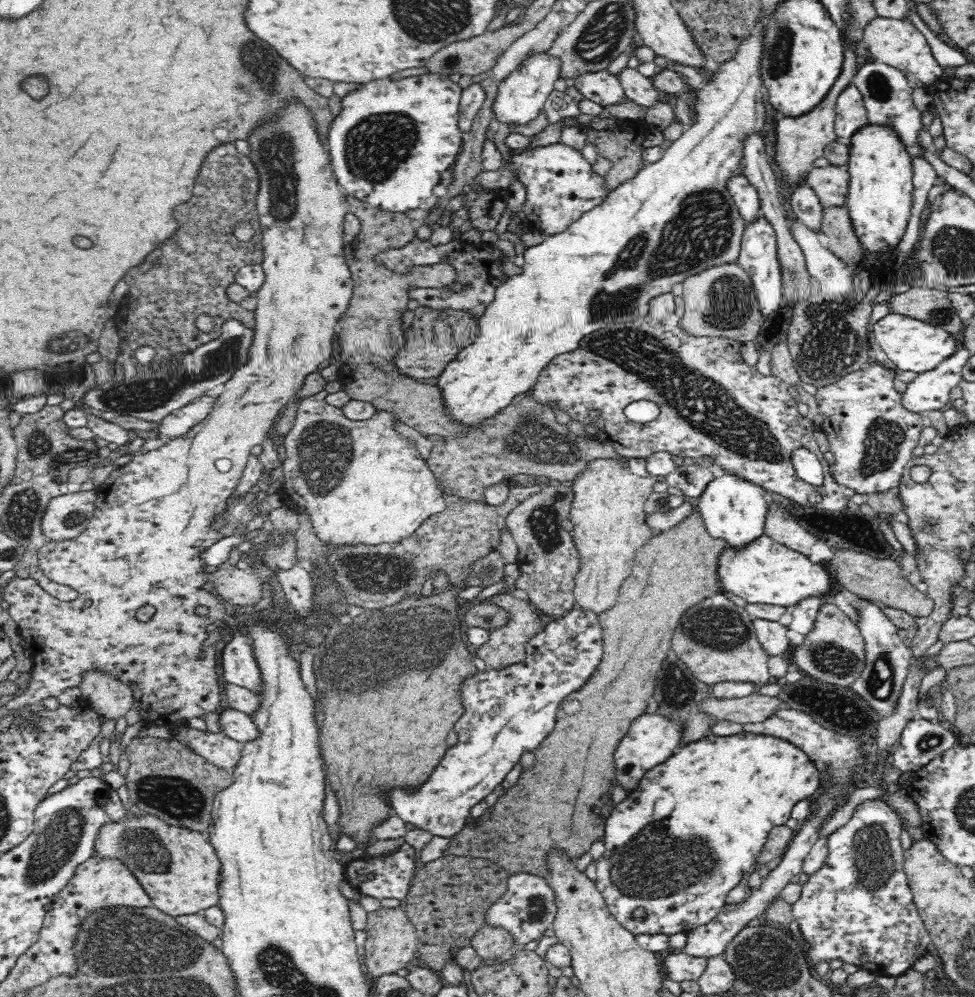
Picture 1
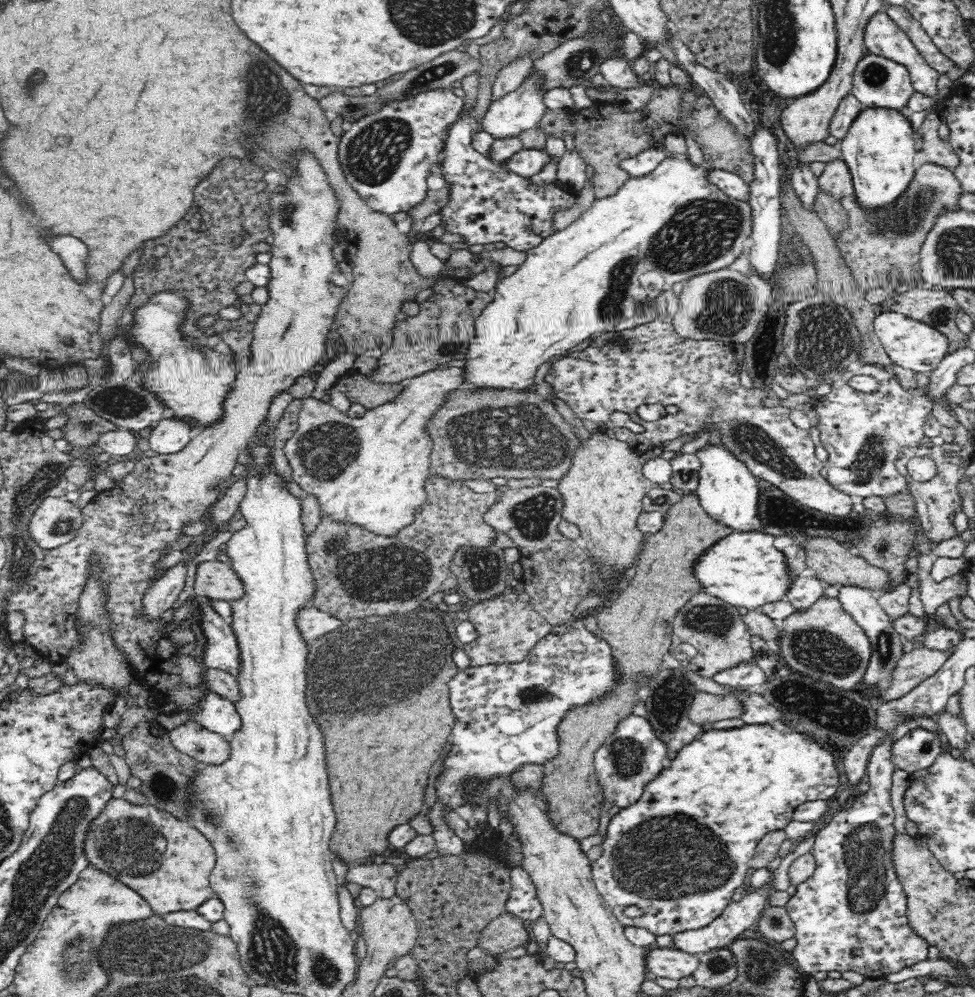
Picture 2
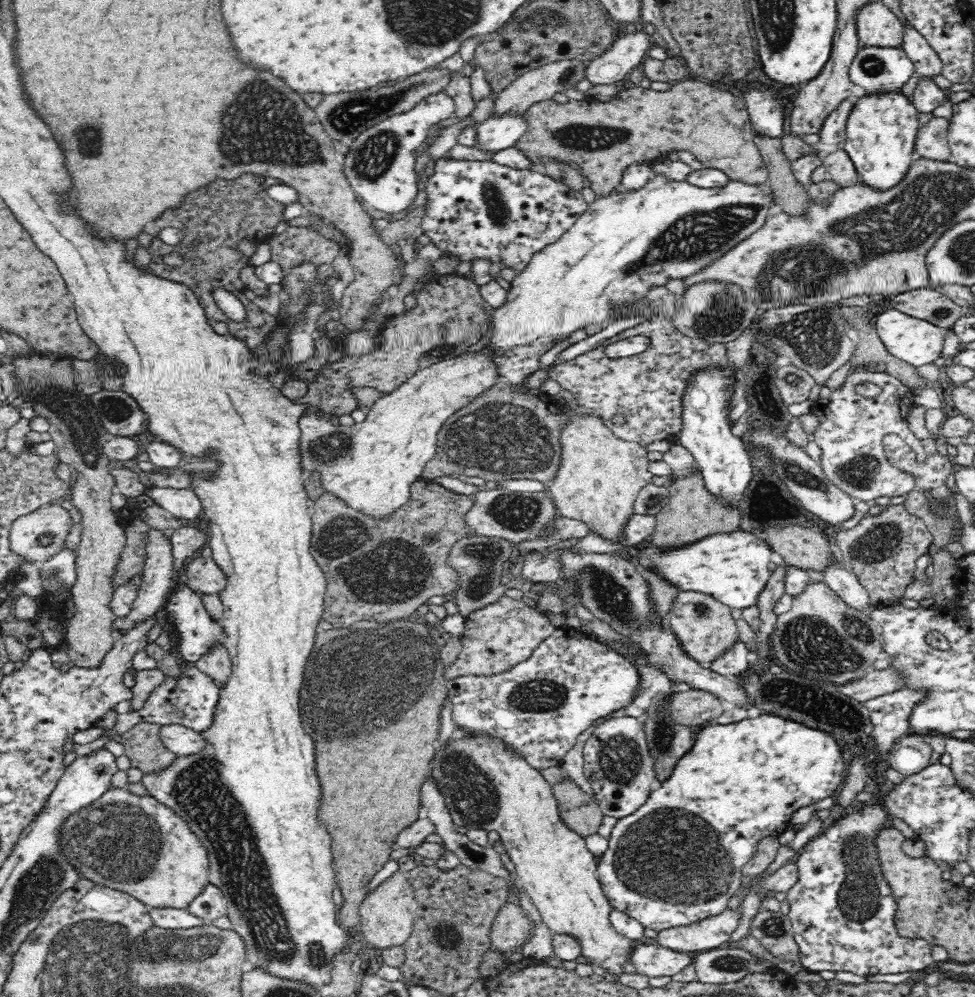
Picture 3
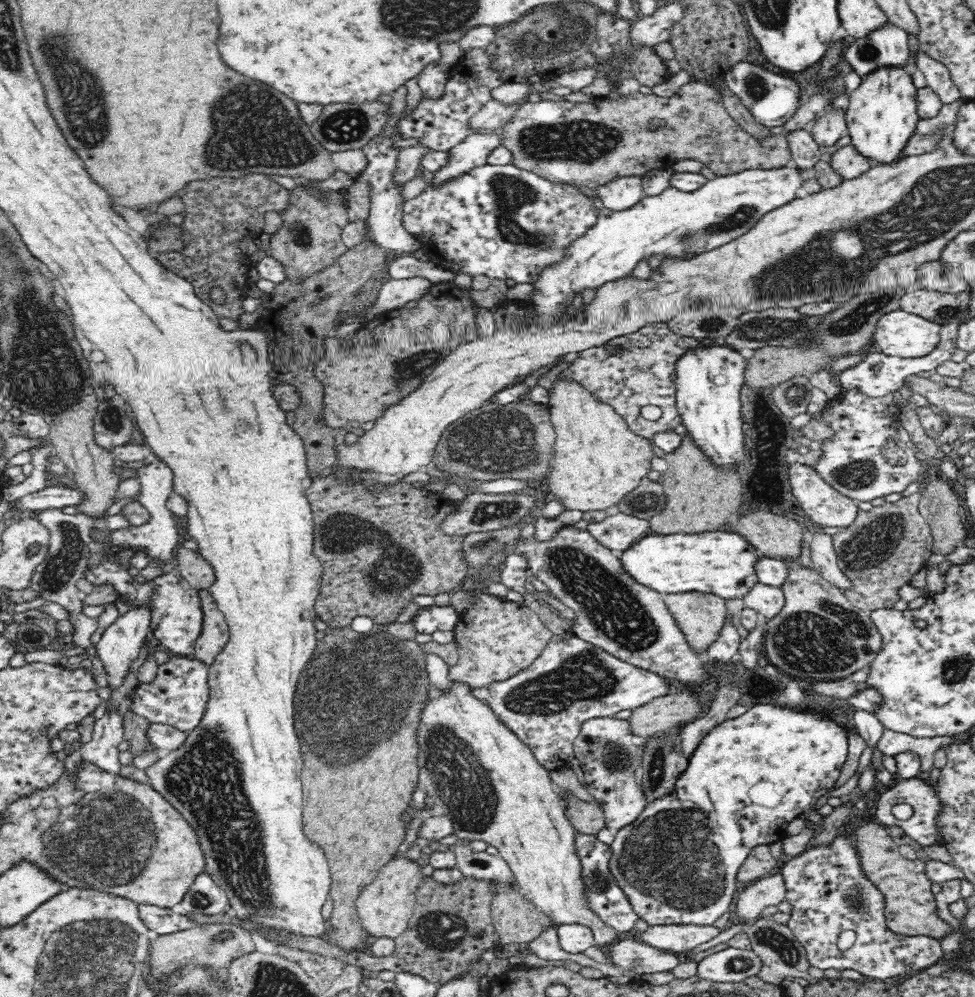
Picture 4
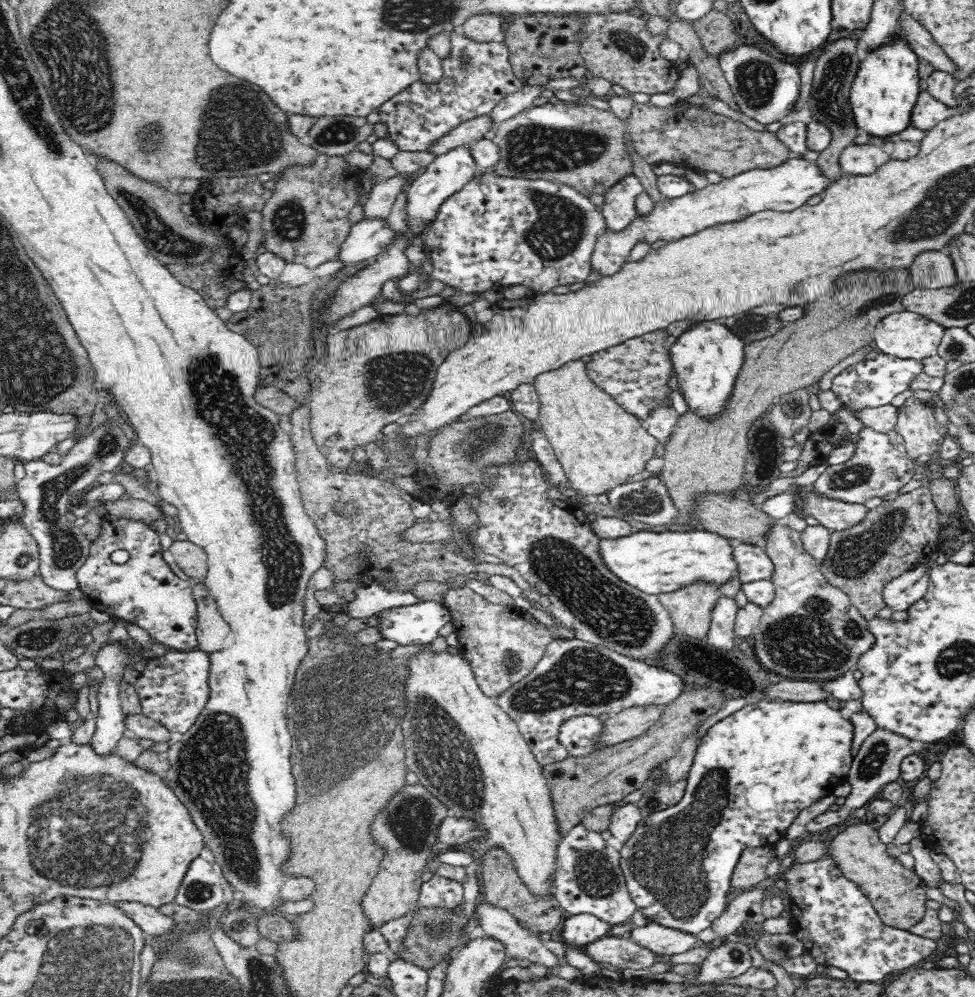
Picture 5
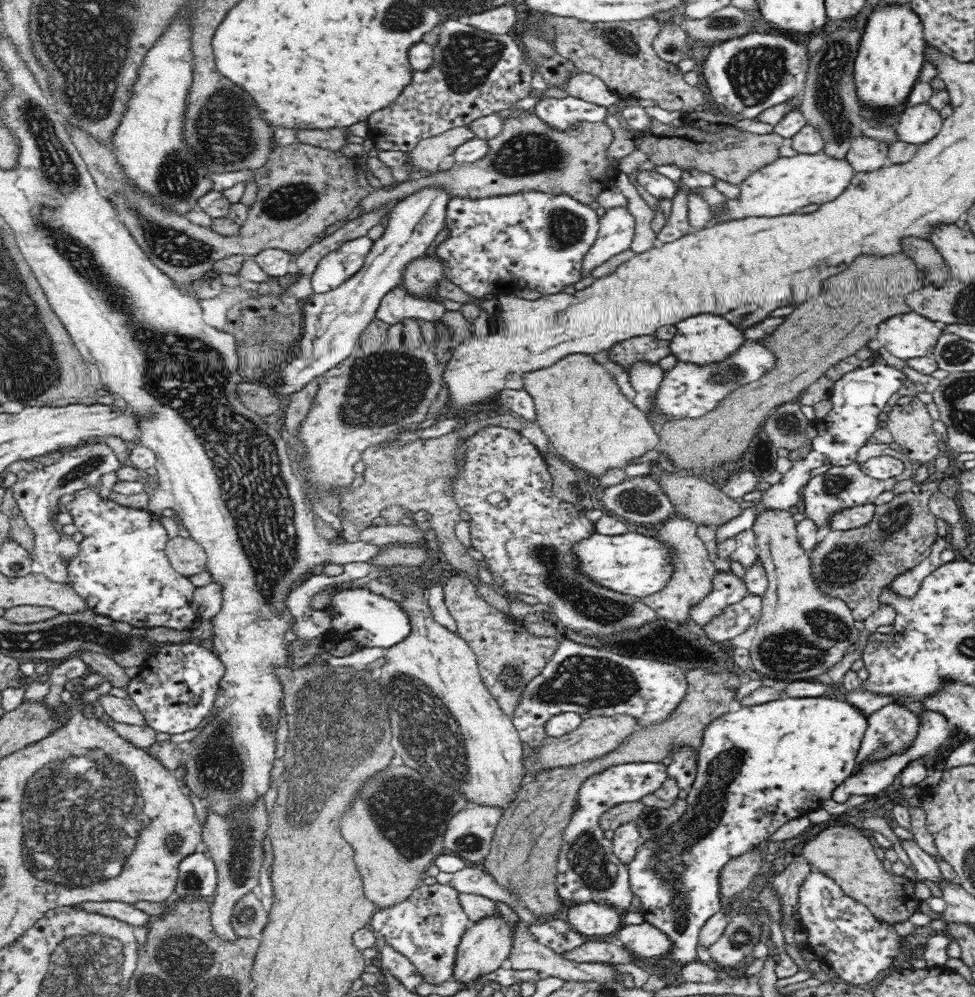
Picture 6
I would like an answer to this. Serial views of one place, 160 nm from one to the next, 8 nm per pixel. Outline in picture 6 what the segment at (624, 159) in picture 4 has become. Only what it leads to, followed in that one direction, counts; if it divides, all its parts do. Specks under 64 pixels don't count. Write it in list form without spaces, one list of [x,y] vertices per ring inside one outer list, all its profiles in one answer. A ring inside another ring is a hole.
[[[531,113],[526,114],[526,116],[514,116],[514,118],[505,118],[503,122],[502,132],[497,134],[492,140],[488,141],[488,154],[483,159],[476,161],[474,163],[456,163],[454,164],[449,170],[445,171],[437,171],[435,174],[426,177],[413,177],[410,178],[408,181],[402,183],[395,183],[393,186],[389,188],[384,188],[384,190],[374,190],[366,200],[362,200],[360,202],[360,207],[362,207],[363,213],[363,204],[364,210],[368,210],[368,208],[372,208],[372,206],[382,206],[382,204],[387,204],[390,201],[397,200],[404,198],[406,196],[410,196],[410,194],[414,194],[414,192],[418,192],[418,190],[422,190],[424,186],[443,186],[445,190],[449,193],[451,197],[457,195],[464,195],[464,196],[471,196],[472,198],[476,197],[488,197],[490,195],[500,195],[500,194],[514,194],[517,191],[524,191],[524,190],[538,190],[538,191],[548,191],[552,194],[570,194],[575,200],[579,202],[590,204],[593,201],[597,201],[600,193],[610,188],[611,186],[615,185],[615,180],[618,179],[620,176],[620,164],[618,163],[618,159],[610,156],[610,148],[612,142],[614,142],[615,134],[612,131],[612,127],[608,125],[608,123],[604,121],[578,121],[577,123],[573,123],[572,125],[568,126],[567,129],[558,129],[555,126],[548,124],[548,122],[544,121],[543,118],[540,118],[539,115]],[[688,114],[680,126],[666,126],[660,120],[650,117],[647,127],[636,135],[640,152],[651,156],[649,160],[652,164],[676,164],[681,169],[700,170],[731,185],[740,185],[740,182],[744,182],[755,170],[778,160],[780,148],[784,144],[784,138],[774,132],[757,135],[734,126],[726,126],[718,131],[706,131],[694,121],[690,121]]]

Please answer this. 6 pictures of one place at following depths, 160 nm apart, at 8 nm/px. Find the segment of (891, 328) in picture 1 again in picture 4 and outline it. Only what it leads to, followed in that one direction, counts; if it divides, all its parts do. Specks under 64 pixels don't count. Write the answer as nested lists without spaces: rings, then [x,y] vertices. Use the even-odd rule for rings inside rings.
[[[894,310],[880,318],[872,336],[886,356],[922,358],[938,346],[940,330],[936,322]]]

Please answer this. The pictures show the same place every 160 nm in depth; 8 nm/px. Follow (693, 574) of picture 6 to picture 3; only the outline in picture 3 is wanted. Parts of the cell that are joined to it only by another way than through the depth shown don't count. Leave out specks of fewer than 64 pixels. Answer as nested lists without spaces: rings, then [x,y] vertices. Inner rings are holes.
[[[683,590],[665,620],[669,630],[675,634],[682,653],[702,666],[708,667],[717,662],[739,640],[737,620],[732,617],[730,607],[709,594]]]

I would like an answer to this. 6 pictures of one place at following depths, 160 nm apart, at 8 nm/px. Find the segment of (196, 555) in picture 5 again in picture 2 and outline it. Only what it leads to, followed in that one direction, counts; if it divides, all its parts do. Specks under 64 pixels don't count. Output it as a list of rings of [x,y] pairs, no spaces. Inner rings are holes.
[[[204,561],[198,565],[192,596],[206,600],[239,601],[244,598],[244,581],[226,562]]]

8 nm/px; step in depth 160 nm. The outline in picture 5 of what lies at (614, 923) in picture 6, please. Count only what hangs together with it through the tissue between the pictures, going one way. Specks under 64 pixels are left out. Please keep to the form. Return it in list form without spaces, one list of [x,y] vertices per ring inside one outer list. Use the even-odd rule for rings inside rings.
[[[590,914],[568,915],[562,926],[565,946],[584,948],[607,936],[610,925]]]

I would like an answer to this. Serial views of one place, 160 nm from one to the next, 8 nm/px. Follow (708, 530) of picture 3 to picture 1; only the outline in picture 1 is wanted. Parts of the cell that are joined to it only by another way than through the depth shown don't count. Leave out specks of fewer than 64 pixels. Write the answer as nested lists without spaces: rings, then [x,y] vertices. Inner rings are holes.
[[[699,513],[690,514],[674,528],[655,533],[639,548],[632,574],[620,587],[616,604],[598,616],[603,630],[600,664],[580,690],[568,694],[560,702],[554,729],[533,750],[536,756],[534,764],[526,768],[526,774],[522,774],[514,787],[504,792],[504,796],[492,806],[486,822],[474,819],[453,834],[446,849],[448,855],[490,860],[502,866],[509,876],[528,873],[548,880],[551,874],[548,858],[552,853],[570,854],[568,857],[576,863],[582,854],[590,852],[594,842],[602,840],[605,820],[614,808],[611,792],[616,784],[616,748],[636,718],[646,714],[648,708],[645,706],[655,694],[656,674],[671,648],[674,631],[684,612],[697,602],[722,591],[719,560],[725,549],[724,542],[709,536]]]

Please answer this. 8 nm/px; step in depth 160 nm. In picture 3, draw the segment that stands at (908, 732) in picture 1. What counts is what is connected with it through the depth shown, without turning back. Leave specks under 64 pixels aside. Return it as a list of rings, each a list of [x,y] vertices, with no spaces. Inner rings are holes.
[[[907,733],[894,745],[888,756],[890,768],[902,773],[905,777],[916,774],[930,766],[932,745],[926,736]]]

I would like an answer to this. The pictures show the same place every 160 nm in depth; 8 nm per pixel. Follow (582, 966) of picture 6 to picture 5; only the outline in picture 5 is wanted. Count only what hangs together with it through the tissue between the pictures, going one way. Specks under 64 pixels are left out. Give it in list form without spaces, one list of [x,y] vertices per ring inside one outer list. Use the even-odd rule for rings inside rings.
[[[483,897],[475,908],[475,918],[486,931],[486,937],[498,941],[510,958],[528,960],[546,969],[561,965],[560,958],[542,945],[539,936],[520,926],[507,910],[489,905]]]

